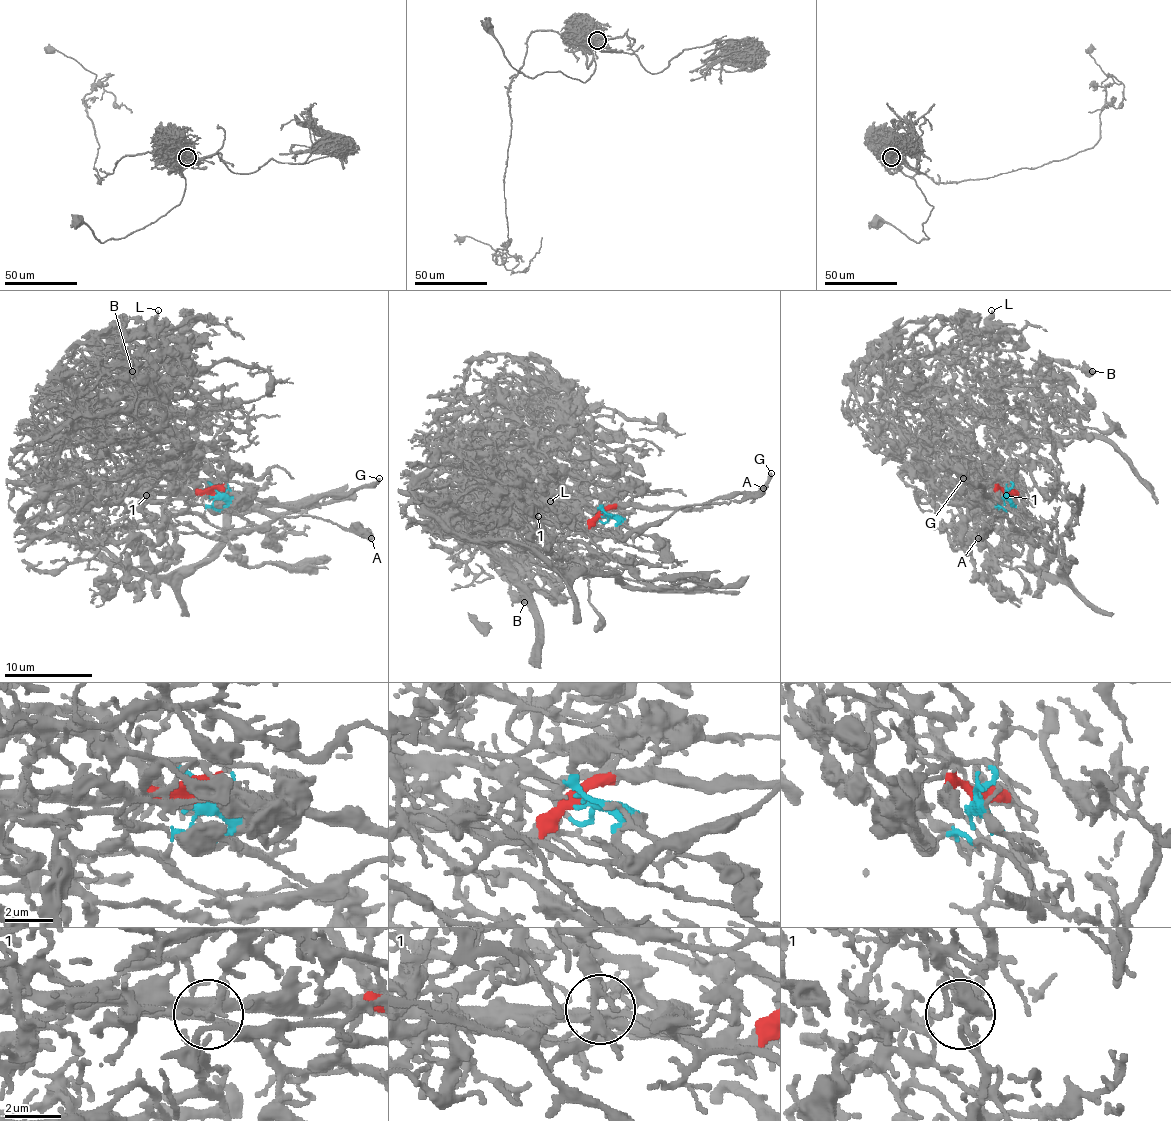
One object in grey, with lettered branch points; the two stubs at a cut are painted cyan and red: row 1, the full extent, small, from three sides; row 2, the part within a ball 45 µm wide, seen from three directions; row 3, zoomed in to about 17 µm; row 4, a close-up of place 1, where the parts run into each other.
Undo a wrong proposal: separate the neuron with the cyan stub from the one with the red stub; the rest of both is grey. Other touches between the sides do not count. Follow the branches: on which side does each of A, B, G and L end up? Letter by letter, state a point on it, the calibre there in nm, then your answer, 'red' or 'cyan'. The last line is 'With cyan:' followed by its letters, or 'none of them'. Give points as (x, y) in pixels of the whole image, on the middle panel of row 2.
A: at (763, 488); 550 nm thick; cyan
B: at (524, 602); 480 nm thick; cyan
G: at (771, 473); 280 nm thick; red
L: at (550, 501); 240 nm thick; cyan
With cyan: A, B, L

